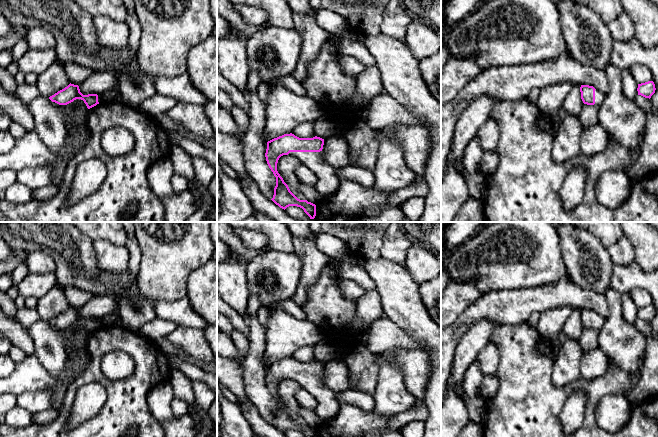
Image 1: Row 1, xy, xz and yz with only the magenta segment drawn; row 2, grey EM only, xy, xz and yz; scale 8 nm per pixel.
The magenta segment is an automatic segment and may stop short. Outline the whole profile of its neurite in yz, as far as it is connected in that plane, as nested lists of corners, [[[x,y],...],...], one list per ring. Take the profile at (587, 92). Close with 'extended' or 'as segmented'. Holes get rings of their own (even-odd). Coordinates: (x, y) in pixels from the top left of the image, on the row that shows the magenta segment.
[[[581,85],[580,92],[581,99],[584,104],[595,105],[598,106],[599,108],[606,97],[605,95],[600,93],[597,89],[595,89],[593,86],[589,85]]] | extended

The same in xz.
[[[284,134],[267,142],[265,153],[266,161],[276,177],[274,195],[271,199],[282,209],[289,206],[297,206],[314,219],[316,205],[307,200],[298,199],[284,182],[277,171],[277,163],[281,156],[291,155],[297,157],[301,163],[310,168],[317,176],[315,188],[324,197],[333,194],[339,186],[336,169],[327,164],[322,153],[324,139],[320,137],[299,138],[294,134]]] | extended

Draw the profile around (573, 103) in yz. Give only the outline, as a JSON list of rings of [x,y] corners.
[[[574,84],[563,103],[563,109],[567,115],[578,117],[584,105],[581,99],[580,85]]]

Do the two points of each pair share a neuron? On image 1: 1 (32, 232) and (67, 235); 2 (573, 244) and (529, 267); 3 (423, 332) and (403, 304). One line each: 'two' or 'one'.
1: one
2: two
3: one

